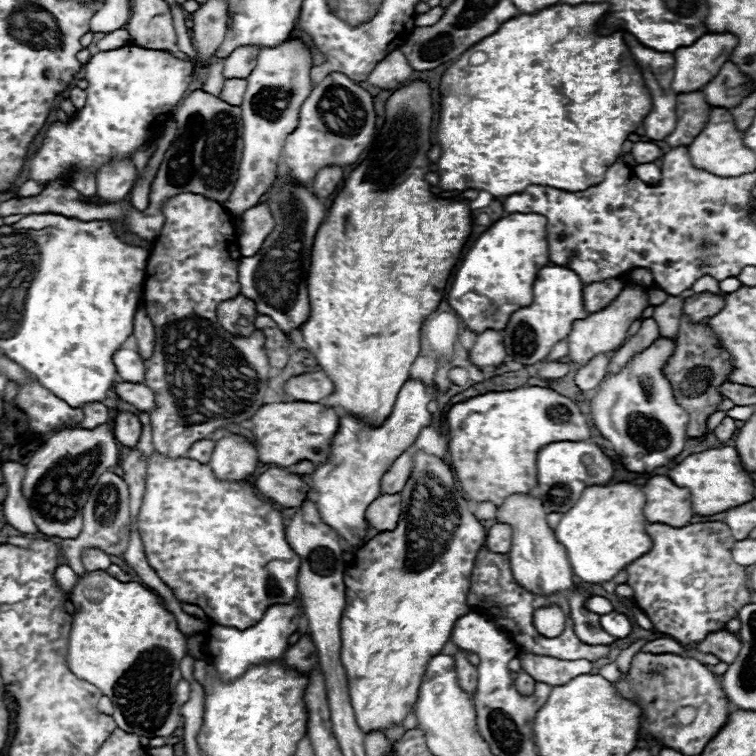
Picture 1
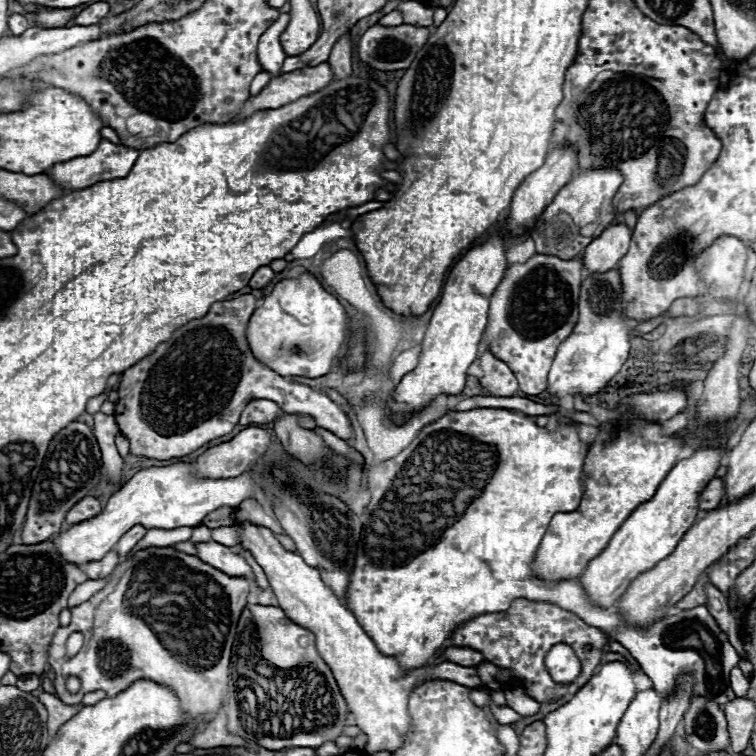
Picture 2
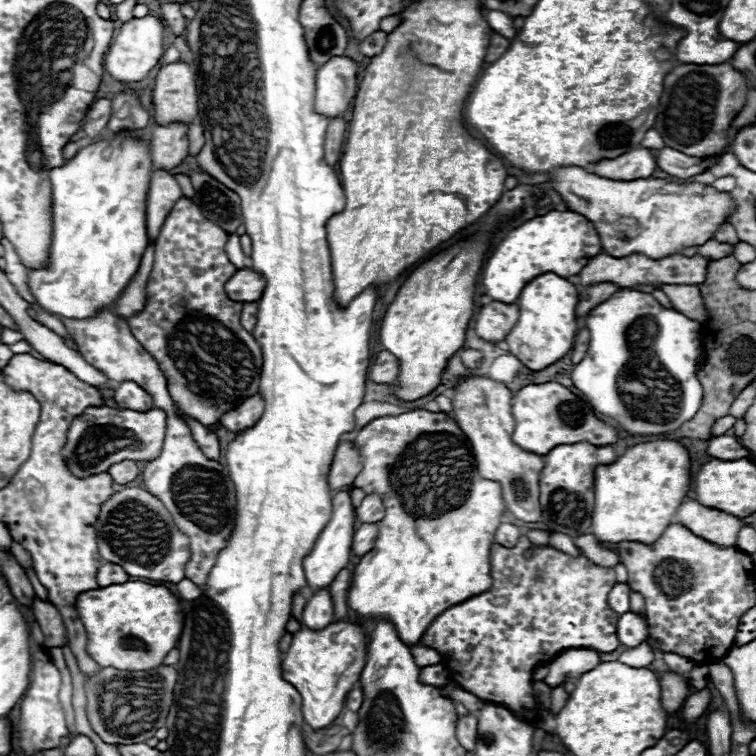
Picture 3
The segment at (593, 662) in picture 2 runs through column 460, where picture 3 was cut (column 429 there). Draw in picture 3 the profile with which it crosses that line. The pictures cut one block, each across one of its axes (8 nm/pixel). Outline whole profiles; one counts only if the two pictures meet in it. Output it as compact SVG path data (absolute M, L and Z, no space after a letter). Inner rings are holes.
M520 536L514 548L492 544L492 588L486 594L478 594L458 606L444 610L428 626L420 638L422 646L434 648L448 658L442 658L446 668L450 668L452 682L466 692L474 692L480 700L490 700L510 708L522 720L534 722L538 716L538 704L532 692L534 666L550 662L566 648L592 648L596 652L612 652L620 646L616 634L618 614L608 606L608 592L616 582L614 570L596 566L586 556L568 556L556 548L538 548L526 536Z

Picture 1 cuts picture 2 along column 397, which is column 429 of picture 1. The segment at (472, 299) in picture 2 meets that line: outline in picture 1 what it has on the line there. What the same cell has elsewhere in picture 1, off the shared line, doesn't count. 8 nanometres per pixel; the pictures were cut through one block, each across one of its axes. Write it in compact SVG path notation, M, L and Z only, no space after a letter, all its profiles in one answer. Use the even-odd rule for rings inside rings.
M410 378L398 392L394 410L378 428L370 428L366 422L344 414L340 418L340 428L332 438L328 460L316 464L312 474L301 475L311 488L309 498L314 500L322 522L348 544L344 546L348 552L356 552L370 538L372 530L366 520L366 508L380 496L380 482L386 468L390 468L390 464L414 444L420 430L430 424L432 414L426 406L432 400L432 394L432 386Z

